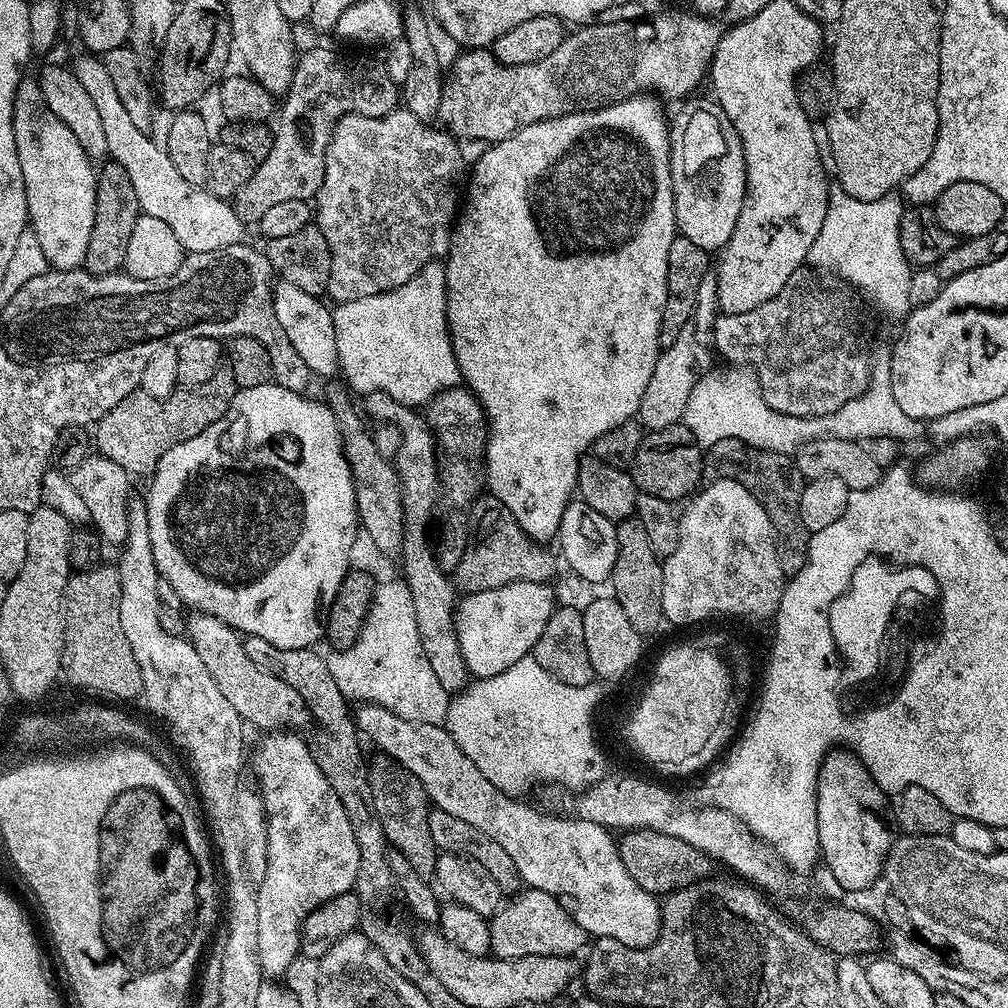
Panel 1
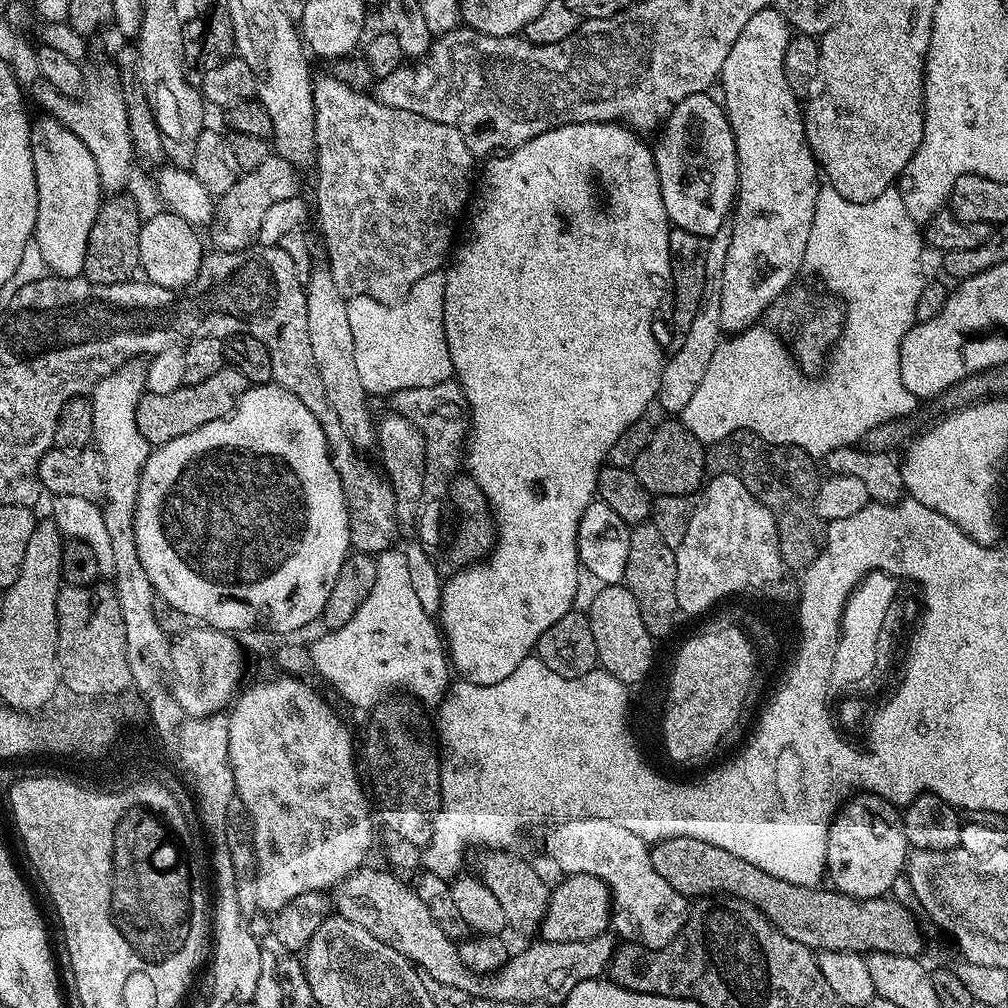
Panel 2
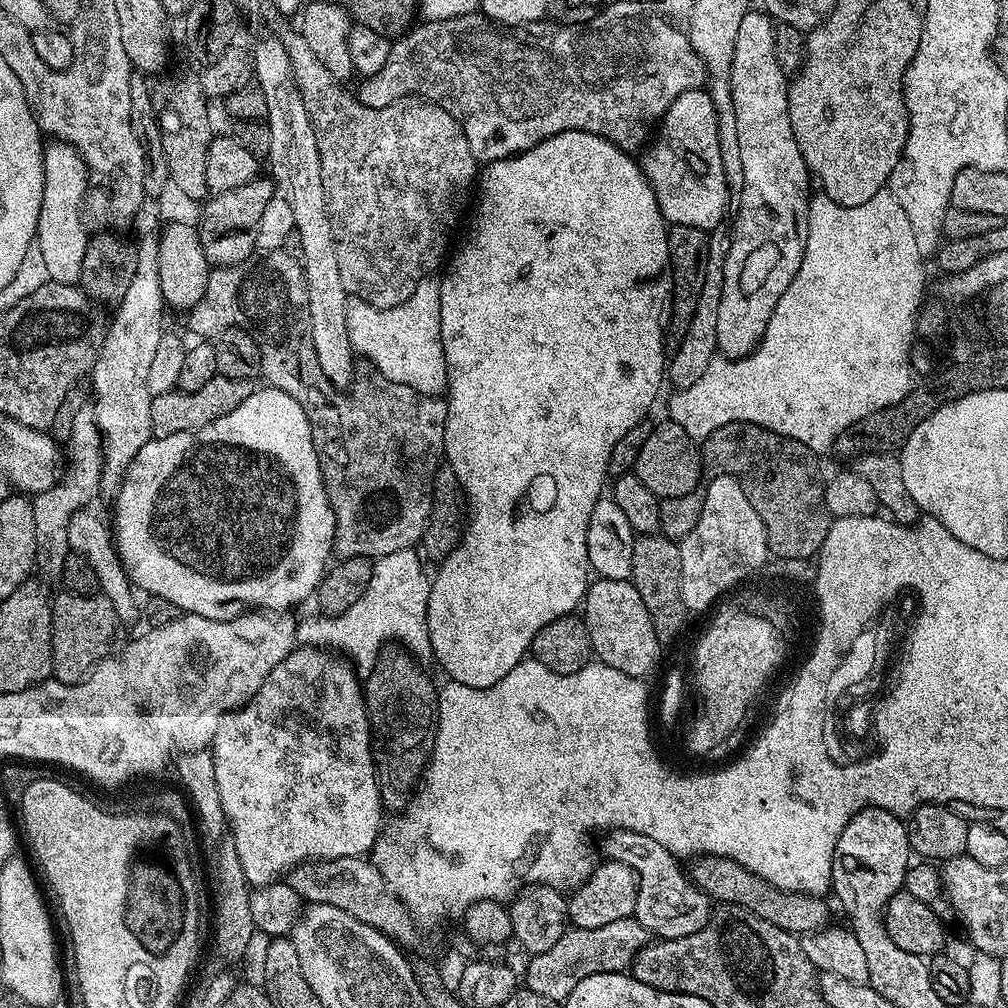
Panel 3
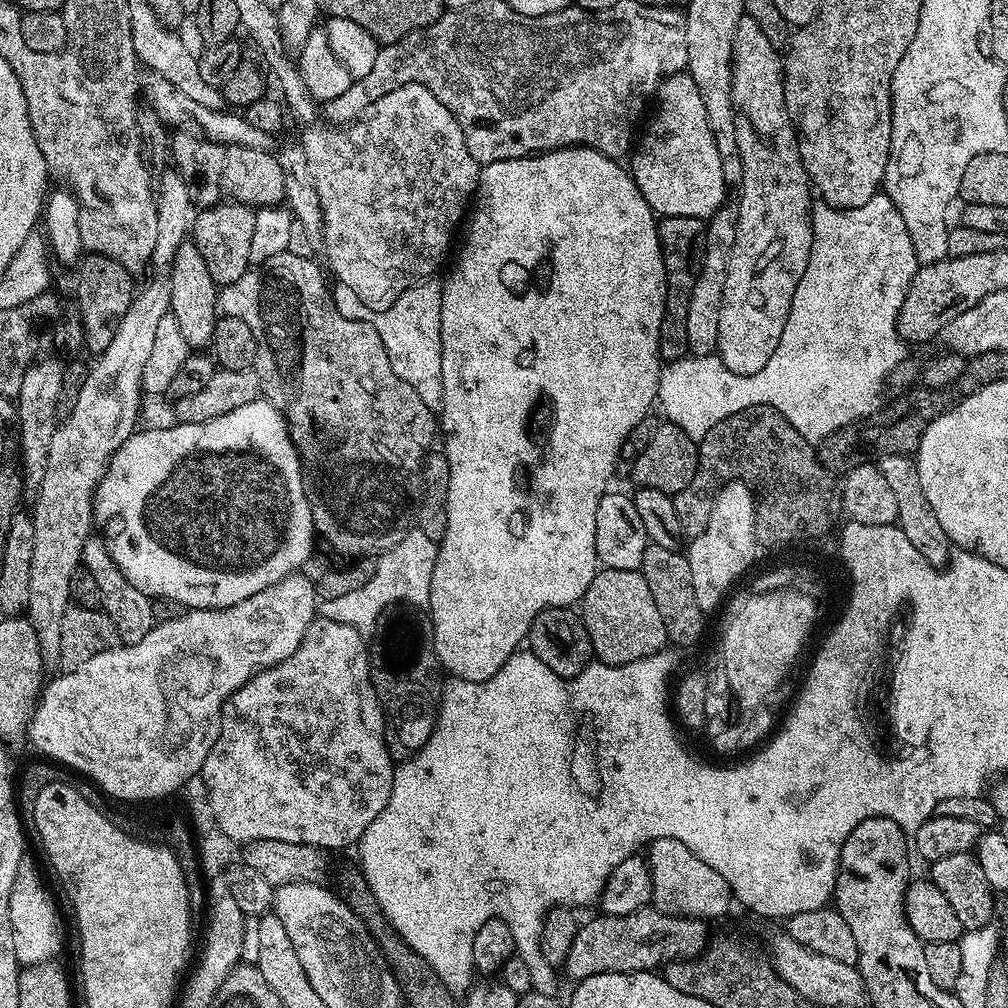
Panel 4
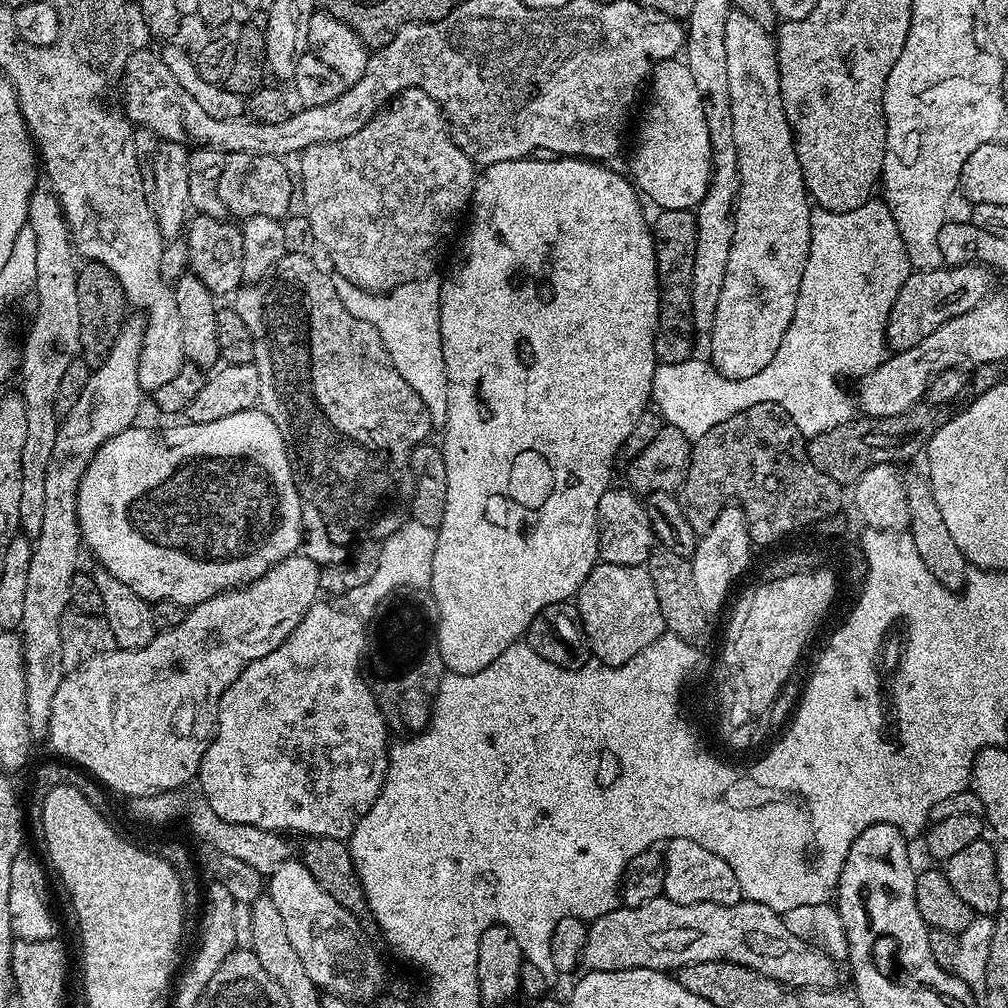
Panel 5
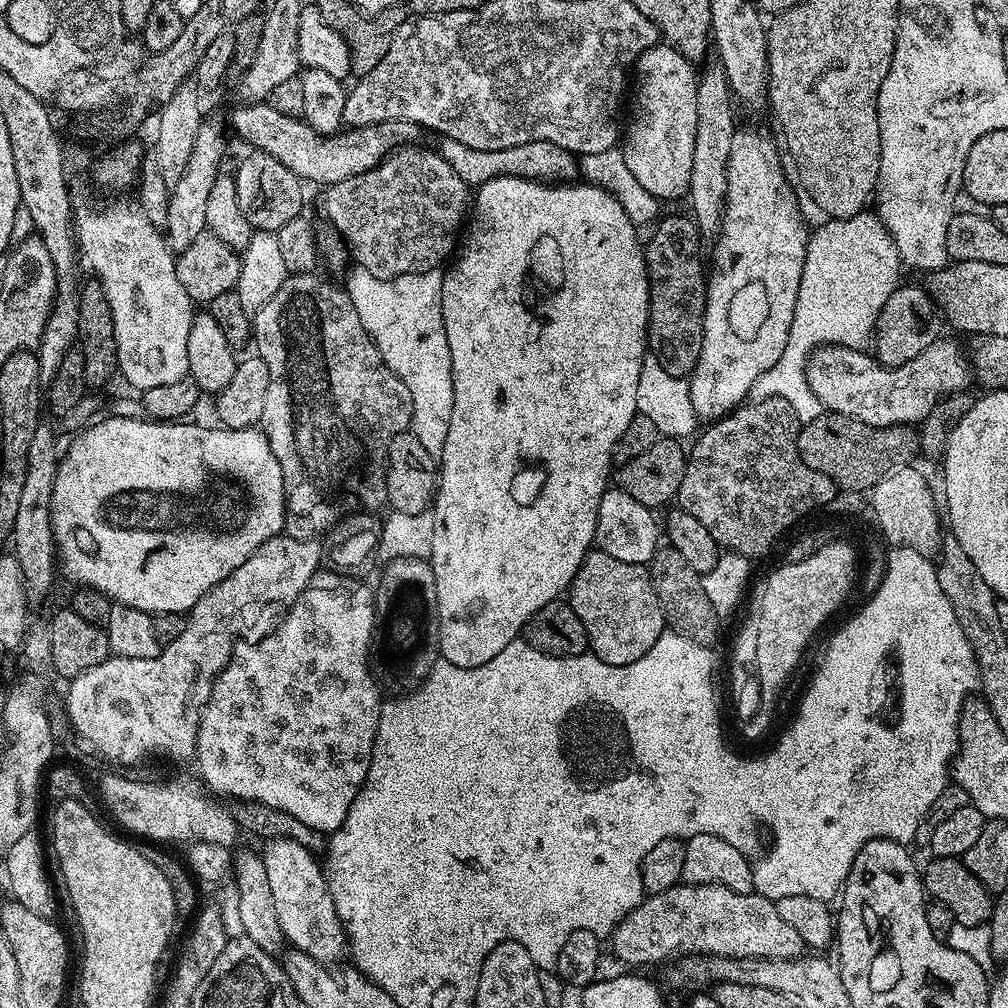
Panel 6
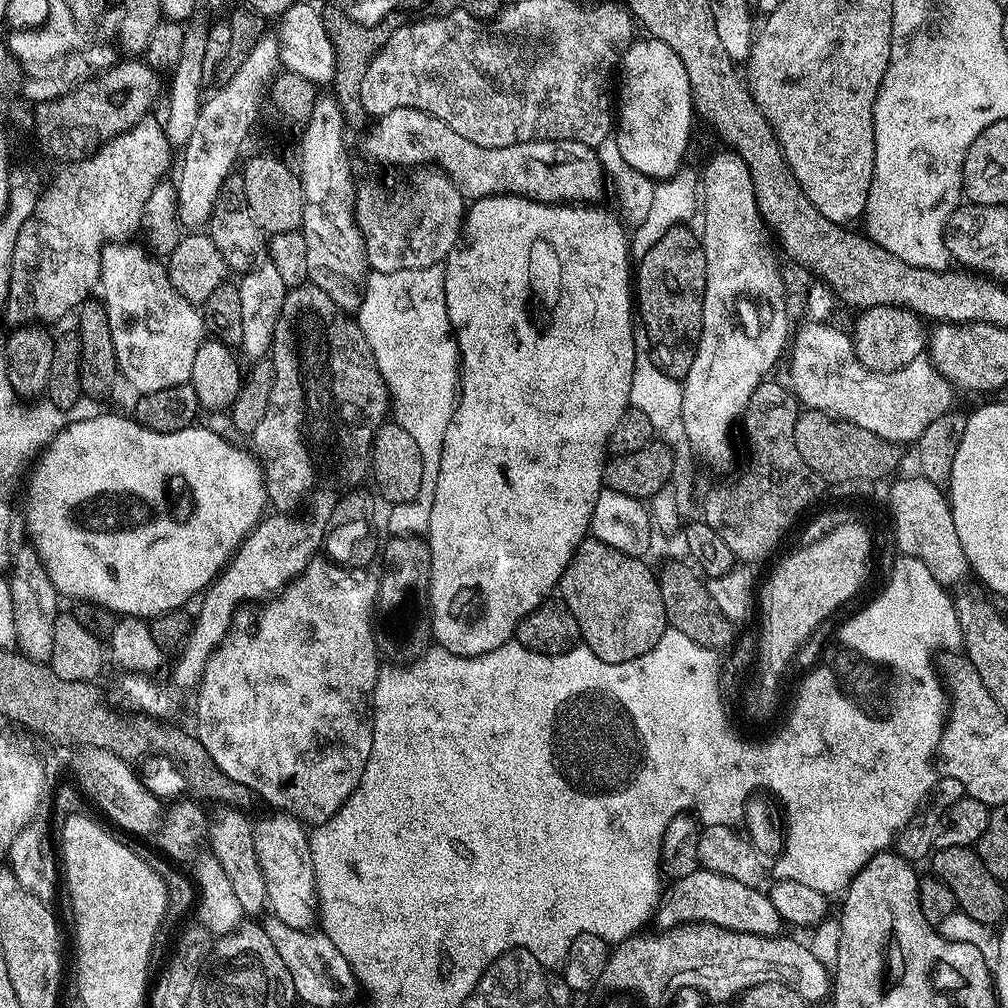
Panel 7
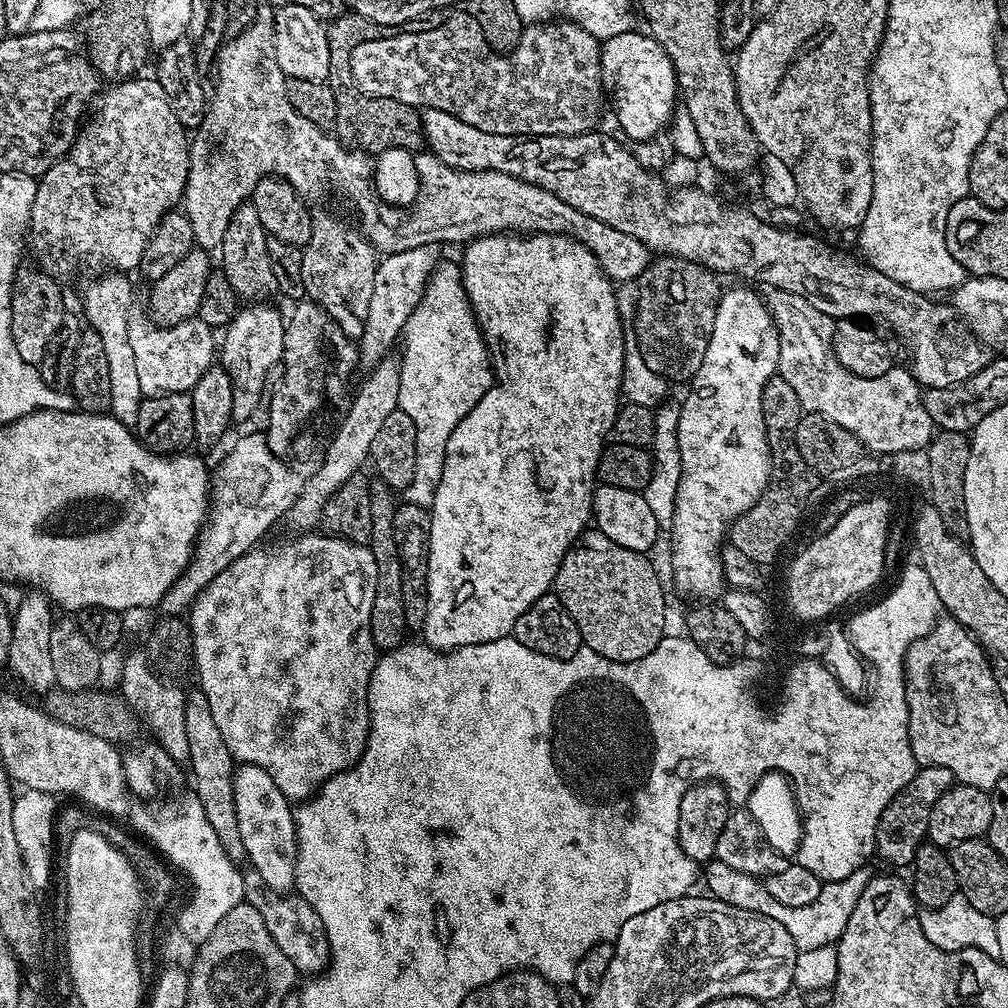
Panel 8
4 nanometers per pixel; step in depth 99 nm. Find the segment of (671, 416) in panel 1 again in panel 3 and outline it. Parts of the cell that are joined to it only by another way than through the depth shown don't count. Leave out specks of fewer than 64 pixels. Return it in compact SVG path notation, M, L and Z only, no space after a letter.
M717 226L711 229L708 238L708 265L706 266L706 278L702 286L702 294L696 303L694 318L690 322L690 330L682 338L682 346L678 346L676 352L671 353L666 364L666 376L669 381L676 383L677 389L692 386L702 378L706 366L715 360L718 355L716 347L716 335L718 334L718 302L722 302L722 282L724 281L724 267L726 266L726 254L730 254L732 245L732 233L727 227Z

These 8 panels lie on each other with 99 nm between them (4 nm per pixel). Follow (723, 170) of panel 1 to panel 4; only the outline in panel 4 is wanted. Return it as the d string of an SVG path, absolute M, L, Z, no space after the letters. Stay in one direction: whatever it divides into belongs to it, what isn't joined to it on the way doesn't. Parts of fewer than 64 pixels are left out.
M685 70L661 81L659 100L660 113L649 122L648 133L639 137L631 153L632 177L638 190L642 190L642 198L646 198L657 217L677 216L707 221L724 207L726 185L722 158L718 158L718 146L706 122L702 94L698 94L694 78Z

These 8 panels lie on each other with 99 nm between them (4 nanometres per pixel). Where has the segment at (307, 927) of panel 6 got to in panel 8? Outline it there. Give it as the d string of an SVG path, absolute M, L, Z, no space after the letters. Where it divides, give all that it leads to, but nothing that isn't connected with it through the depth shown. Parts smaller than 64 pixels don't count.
M240 764L232 773L234 786L234 810L238 810L238 831L242 834L242 846L251 871L262 874L262 882L275 892L288 894L293 891L296 883L296 818L293 805L288 797L274 786L274 780L253 764Z

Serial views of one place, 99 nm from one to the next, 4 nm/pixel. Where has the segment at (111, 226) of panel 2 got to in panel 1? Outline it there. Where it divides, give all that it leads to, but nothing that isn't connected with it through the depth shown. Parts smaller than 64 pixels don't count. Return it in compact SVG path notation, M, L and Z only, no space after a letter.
M115 162L105 163L96 177L96 205L94 206L94 230L90 230L90 243L86 245L86 258L83 269L90 274L105 276L111 272L120 272L124 267L126 246L130 242L130 233L134 231L134 222L142 215L138 194L130 182L126 170Z

